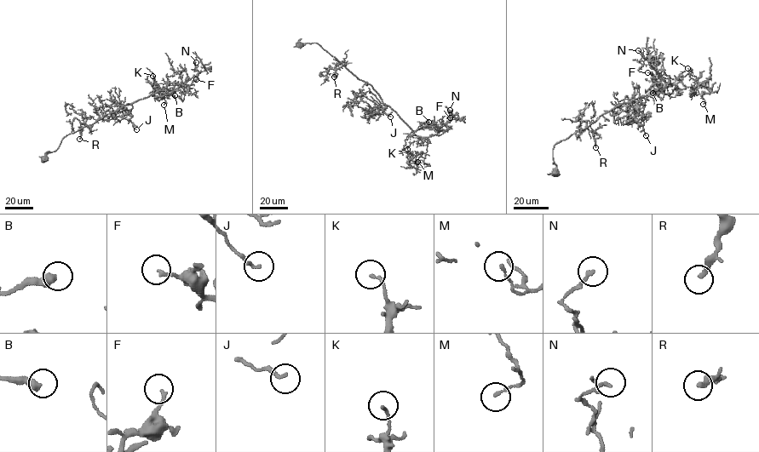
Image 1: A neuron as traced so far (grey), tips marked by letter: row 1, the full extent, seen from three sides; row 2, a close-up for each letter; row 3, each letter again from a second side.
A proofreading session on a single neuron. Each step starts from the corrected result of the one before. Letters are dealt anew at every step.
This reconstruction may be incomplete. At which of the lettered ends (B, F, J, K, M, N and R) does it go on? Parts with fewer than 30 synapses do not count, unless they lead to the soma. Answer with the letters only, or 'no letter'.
no letter

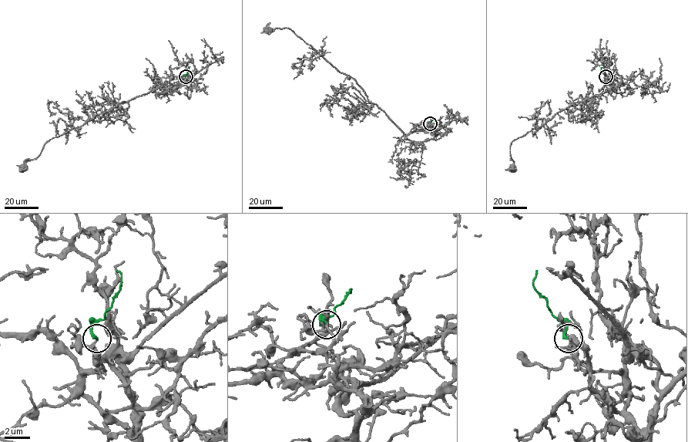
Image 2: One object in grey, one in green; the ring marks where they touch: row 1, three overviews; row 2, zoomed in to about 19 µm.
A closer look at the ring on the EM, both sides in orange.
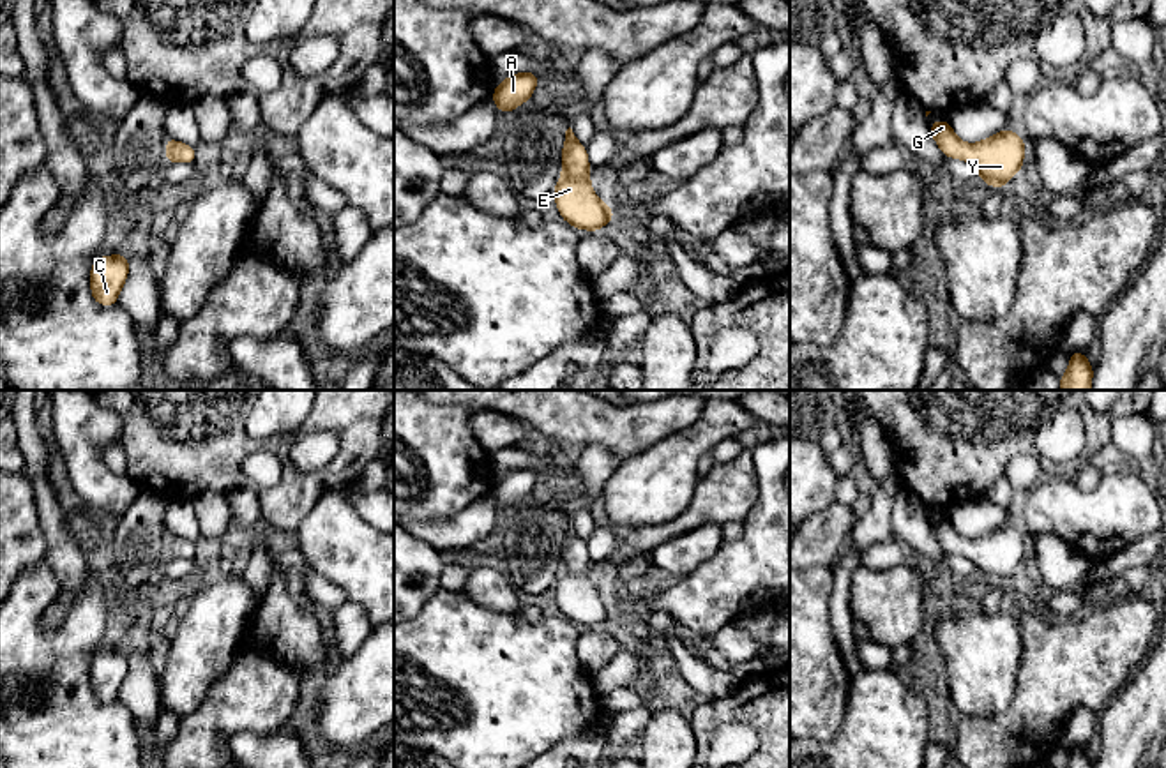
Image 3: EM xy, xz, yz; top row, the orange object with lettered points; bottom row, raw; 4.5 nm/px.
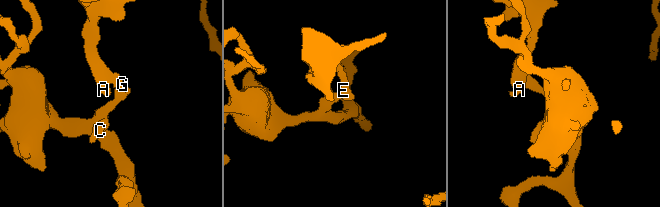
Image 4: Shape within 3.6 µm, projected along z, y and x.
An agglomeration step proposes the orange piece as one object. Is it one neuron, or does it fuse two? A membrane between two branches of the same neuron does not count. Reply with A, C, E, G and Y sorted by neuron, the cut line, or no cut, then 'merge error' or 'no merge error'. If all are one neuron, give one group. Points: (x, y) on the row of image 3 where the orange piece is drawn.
A C E G Y; no cut; no merge error

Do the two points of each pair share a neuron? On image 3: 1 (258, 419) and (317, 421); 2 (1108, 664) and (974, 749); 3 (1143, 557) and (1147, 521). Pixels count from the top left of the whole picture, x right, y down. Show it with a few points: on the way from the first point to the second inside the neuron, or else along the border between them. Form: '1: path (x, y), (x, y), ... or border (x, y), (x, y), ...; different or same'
1: border (313, 408), (294, 433); different
2: path (1075, 666), (1007, 730); same
3: border (1147, 534), (1108, 557); different

